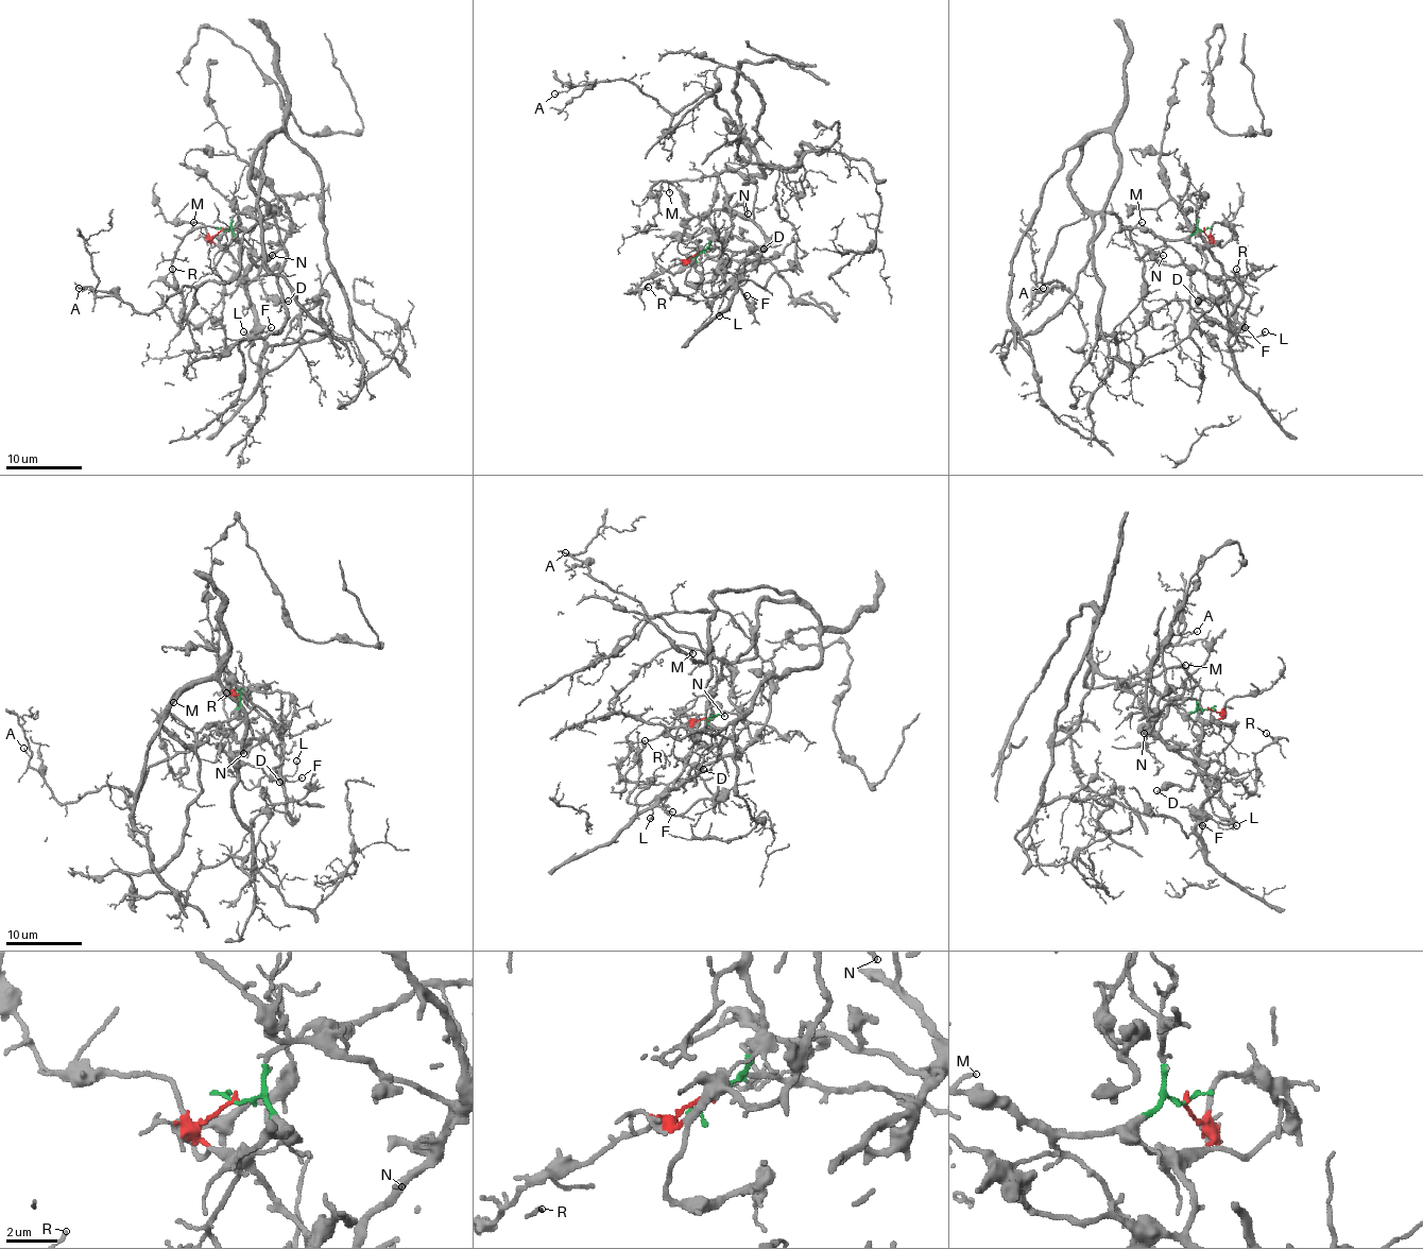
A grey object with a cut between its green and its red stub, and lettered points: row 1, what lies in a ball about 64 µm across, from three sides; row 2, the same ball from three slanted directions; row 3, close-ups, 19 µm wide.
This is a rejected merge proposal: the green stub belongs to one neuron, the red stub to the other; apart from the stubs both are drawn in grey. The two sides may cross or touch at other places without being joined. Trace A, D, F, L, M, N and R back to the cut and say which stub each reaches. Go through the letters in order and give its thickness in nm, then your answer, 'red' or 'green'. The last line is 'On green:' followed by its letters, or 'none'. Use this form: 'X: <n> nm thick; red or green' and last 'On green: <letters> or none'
A: 100 nm thick; green
D: 280 nm thick; red
F: 140 nm thick; red
L: 170 nm thick; red
M: 120 nm thick; green
N: 190 nm thick; red
R: 110 nm thick; red
On green: A, M

